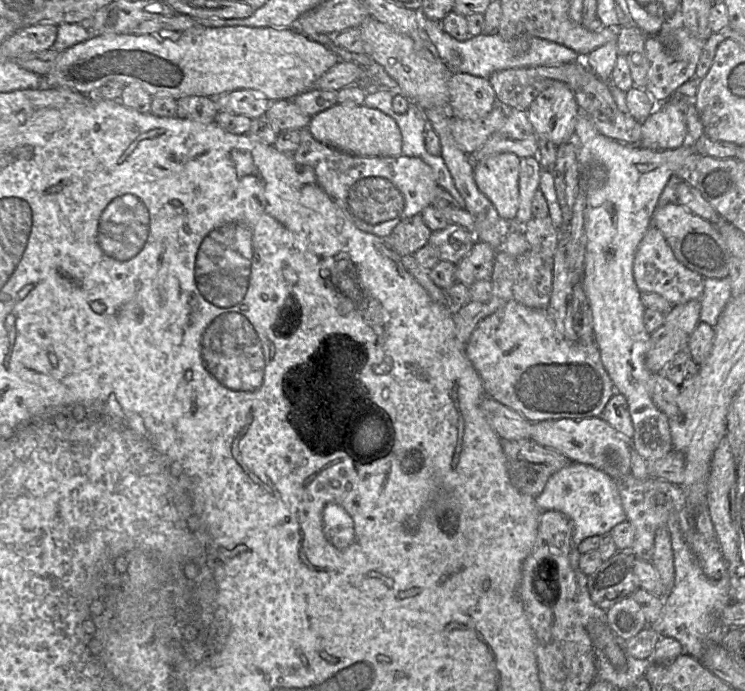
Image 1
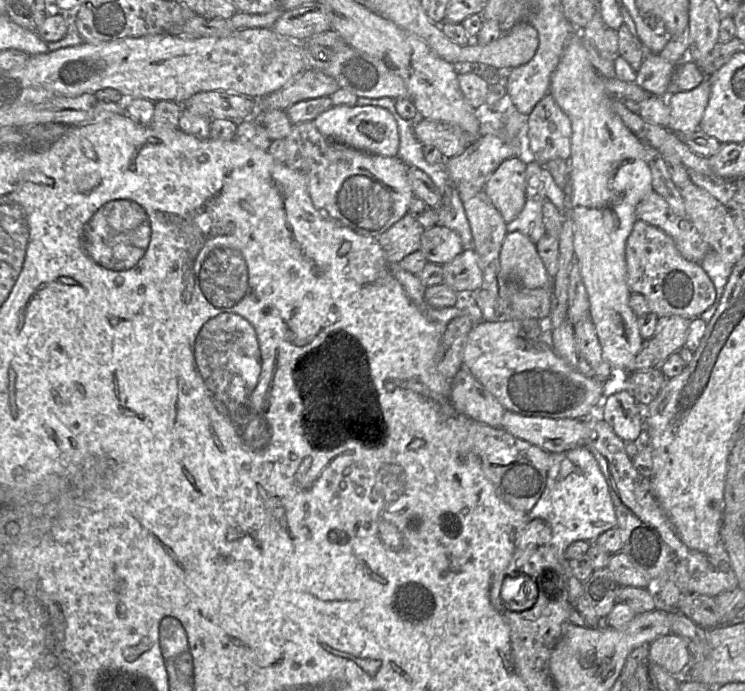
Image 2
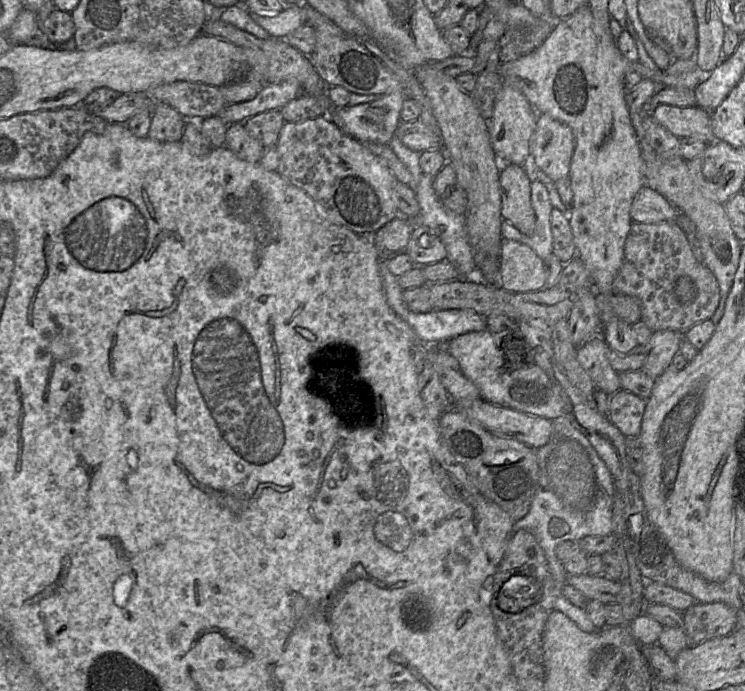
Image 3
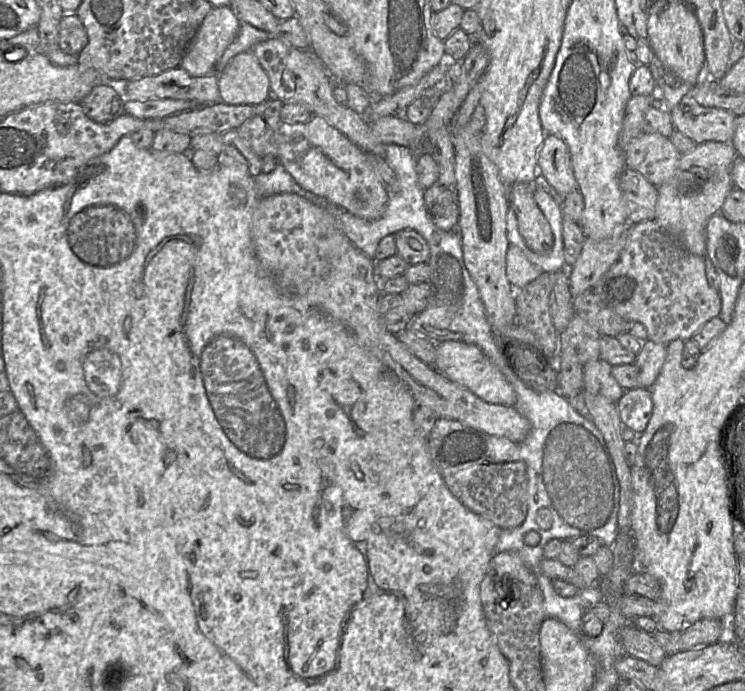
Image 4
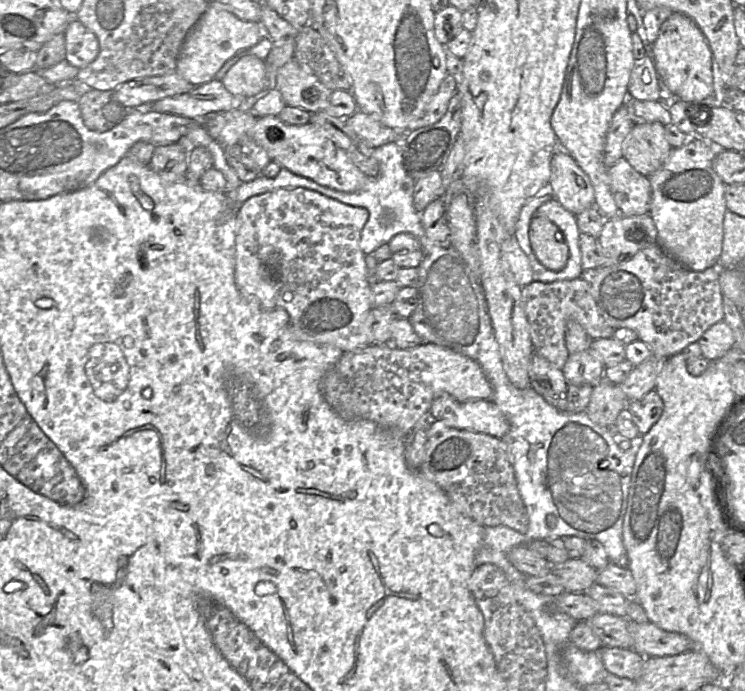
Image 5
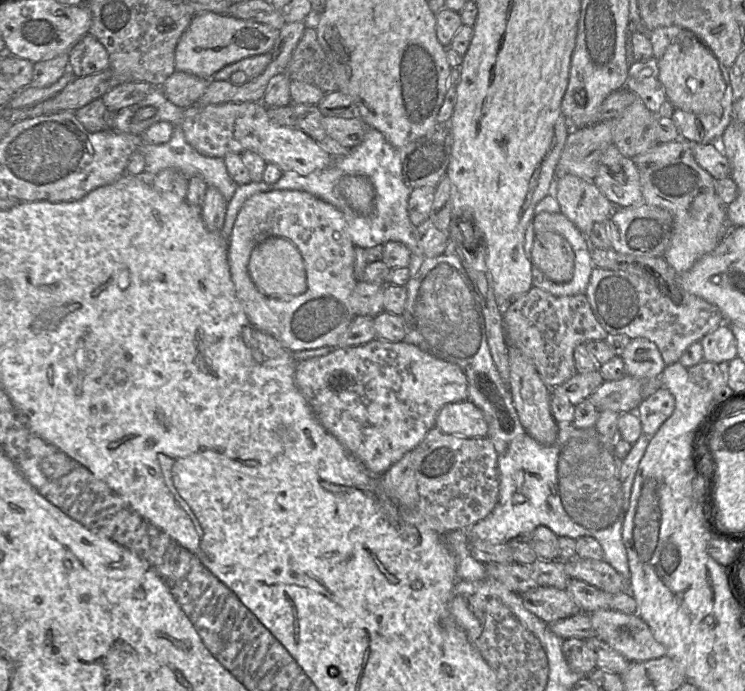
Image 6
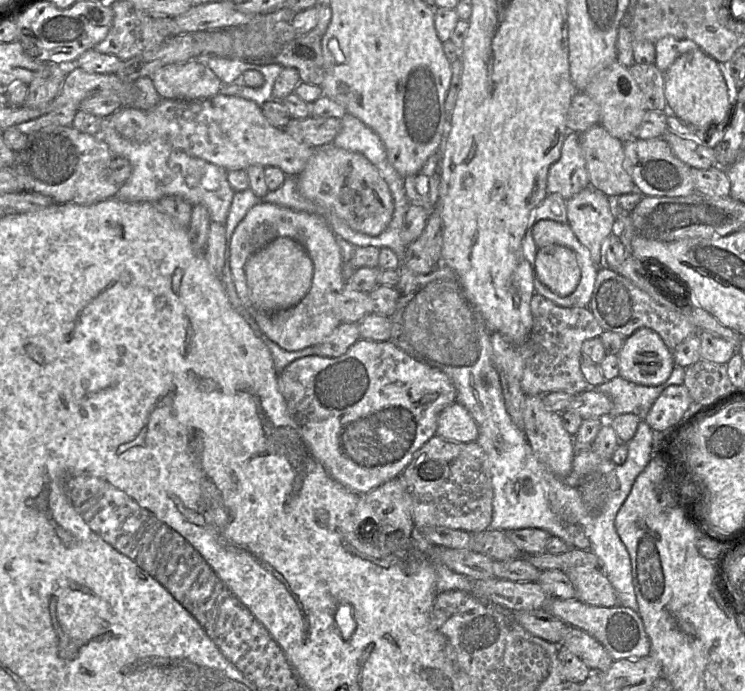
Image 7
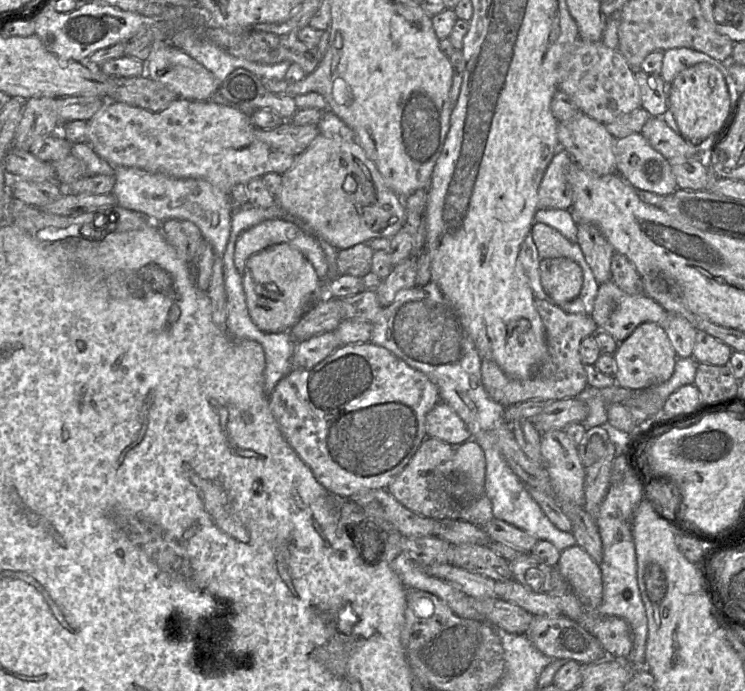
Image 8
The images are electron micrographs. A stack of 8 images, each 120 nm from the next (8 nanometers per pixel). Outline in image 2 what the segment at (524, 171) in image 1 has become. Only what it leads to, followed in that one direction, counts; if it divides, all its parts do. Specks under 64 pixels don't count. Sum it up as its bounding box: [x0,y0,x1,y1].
[506,158,547,245]

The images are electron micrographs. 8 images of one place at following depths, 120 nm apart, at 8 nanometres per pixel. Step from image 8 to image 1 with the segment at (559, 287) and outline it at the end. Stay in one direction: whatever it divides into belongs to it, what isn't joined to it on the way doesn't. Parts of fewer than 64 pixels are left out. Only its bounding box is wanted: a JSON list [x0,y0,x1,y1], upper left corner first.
[473,153,520,221]

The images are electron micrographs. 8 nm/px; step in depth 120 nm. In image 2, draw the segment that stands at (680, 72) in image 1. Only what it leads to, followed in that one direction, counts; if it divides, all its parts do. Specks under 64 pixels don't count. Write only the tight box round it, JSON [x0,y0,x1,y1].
[635,53,679,98]

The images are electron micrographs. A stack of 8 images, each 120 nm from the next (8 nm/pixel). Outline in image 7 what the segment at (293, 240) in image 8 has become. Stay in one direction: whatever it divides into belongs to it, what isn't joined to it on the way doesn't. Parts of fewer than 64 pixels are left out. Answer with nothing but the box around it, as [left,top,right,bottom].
[229,201,346,351]

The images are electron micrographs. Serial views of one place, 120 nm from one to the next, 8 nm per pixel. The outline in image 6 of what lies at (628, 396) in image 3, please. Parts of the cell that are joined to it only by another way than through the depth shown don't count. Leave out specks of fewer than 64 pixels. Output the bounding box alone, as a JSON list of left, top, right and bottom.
[630,387,675,437]

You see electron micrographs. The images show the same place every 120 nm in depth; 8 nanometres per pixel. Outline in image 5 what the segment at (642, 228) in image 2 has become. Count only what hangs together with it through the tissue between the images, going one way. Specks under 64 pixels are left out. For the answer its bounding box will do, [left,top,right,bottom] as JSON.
[585,244,724,360]

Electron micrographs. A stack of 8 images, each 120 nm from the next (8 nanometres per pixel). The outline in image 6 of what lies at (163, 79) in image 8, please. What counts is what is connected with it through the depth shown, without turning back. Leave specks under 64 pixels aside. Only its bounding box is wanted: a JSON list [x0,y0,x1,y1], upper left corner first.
[161,71,210,108]

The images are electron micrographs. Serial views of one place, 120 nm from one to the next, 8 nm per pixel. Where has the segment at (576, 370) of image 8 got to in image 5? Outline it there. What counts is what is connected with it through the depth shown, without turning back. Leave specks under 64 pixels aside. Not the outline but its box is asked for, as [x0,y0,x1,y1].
[521,272,615,370]

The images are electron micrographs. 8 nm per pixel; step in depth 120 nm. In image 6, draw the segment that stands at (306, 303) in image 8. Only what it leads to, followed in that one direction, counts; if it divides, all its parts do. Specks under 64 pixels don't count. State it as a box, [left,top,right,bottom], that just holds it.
[248,237,307,300]

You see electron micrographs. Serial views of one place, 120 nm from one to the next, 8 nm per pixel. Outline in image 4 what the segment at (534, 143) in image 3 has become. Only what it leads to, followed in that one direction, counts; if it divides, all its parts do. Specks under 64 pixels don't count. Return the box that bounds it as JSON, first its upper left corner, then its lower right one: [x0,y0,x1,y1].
[538,134,578,197]

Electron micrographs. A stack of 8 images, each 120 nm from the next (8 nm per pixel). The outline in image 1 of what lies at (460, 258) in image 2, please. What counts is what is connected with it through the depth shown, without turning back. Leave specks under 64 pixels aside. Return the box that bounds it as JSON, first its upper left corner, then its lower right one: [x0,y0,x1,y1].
[456,241,496,287]

